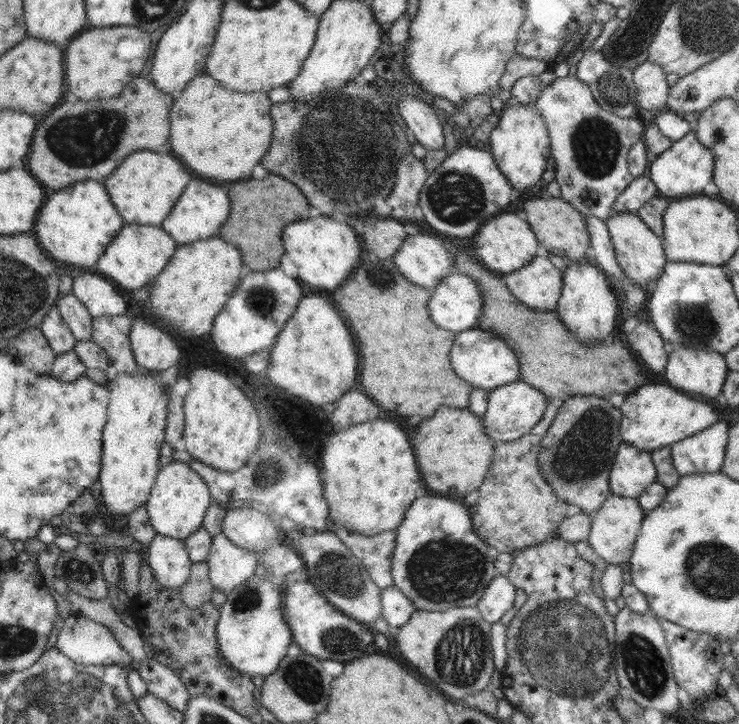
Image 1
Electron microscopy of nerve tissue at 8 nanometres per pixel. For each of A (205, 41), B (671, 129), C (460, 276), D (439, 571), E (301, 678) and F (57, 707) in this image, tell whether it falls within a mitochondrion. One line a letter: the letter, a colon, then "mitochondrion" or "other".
A: other
B: other
C: other
D: mitochondrion
E: mitochondrion
F: mitochondrion

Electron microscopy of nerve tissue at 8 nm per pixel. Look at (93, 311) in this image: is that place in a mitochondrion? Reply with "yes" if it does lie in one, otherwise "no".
no

